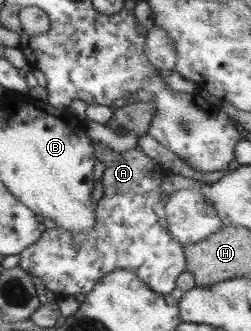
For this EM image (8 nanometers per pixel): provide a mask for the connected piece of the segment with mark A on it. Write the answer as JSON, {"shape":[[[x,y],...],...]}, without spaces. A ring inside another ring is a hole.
{"shape":[[[99,141],[90,142],[94,152],[94,159],[103,164],[101,177],[102,196],[94,204],[95,226],[83,234],[73,234],[71,239],[67,231],[47,227],[39,239],[28,245],[21,253],[18,266],[32,278],[39,278],[41,284],[57,298],[73,297],[75,294],[87,295],[103,276],[113,273],[116,269],[123,268],[135,274],[139,281],[157,294],[169,295],[174,288],[175,280],[183,268],[171,268],[171,258],[161,258],[161,226],[153,213],[153,205],[162,202],[164,205],[170,197],[169,176],[172,174],[170,167],[163,167],[155,159],[145,155],[138,145],[124,152],[117,152],[104,147]]]}

